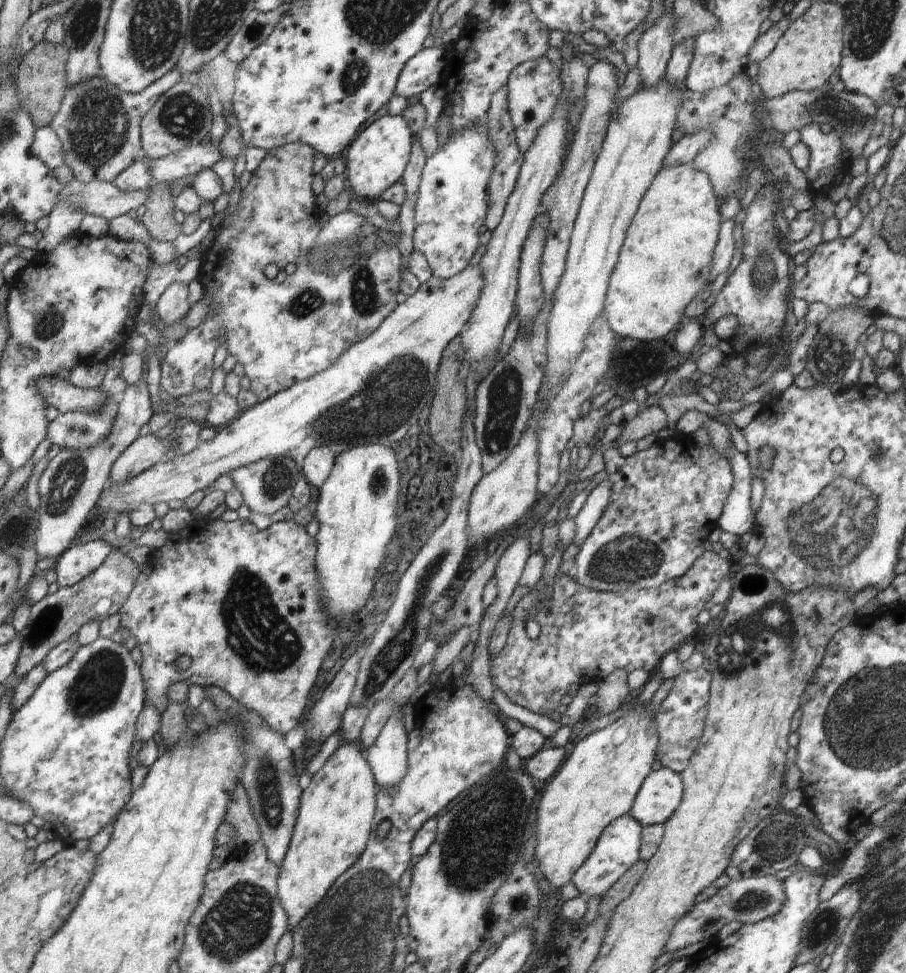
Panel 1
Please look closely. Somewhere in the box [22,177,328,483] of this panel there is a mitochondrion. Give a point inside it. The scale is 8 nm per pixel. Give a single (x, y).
(49, 324)

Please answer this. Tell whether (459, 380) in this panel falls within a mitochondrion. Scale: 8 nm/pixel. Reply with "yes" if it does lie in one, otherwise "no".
no

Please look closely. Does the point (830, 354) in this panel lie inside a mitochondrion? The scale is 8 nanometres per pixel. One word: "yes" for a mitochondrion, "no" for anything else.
yes

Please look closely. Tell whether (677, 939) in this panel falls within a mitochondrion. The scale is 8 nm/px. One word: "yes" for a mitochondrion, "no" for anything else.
no

